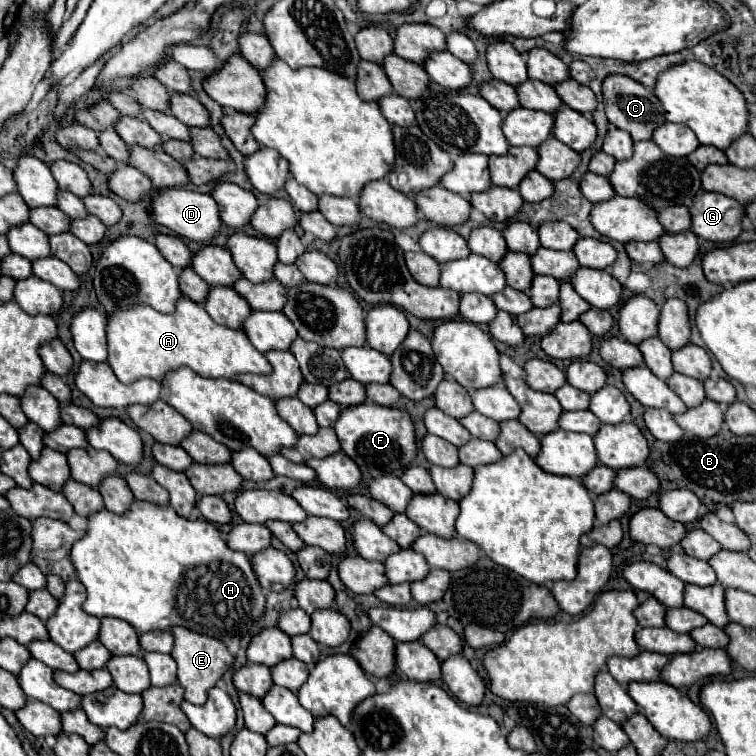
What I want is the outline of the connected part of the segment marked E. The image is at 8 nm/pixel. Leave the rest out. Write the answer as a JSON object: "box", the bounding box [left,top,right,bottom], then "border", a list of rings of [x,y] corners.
{"box":[170,627,234,705],"border":[[[174,627],[174,651],[170,653],[178,665],[178,683],[184,687],[184,699],[202,705],[206,701],[208,689],[216,685],[222,673],[234,663],[234,657],[228,653],[226,645],[214,637],[190,631],[186,627]]]}

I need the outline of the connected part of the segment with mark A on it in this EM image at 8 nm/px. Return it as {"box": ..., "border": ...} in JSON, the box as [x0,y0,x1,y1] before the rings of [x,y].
{"box":[106,297,272,383],"border":[[[184,297],[178,299],[178,309],[170,315],[154,311],[146,307],[146,303],[138,303],[138,307],[132,307],[132,311],[114,311],[114,315],[108,315],[108,331],[106,331],[106,341],[108,341],[108,365],[112,367],[114,375],[122,383],[134,383],[140,377],[150,377],[162,381],[164,375],[170,369],[178,369],[182,365],[190,367],[202,377],[228,377],[234,379],[240,373],[270,373],[272,367],[266,361],[266,357],[246,339],[242,331],[230,329],[226,325],[218,325],[210,319],[206,309],[192,299]]]}

